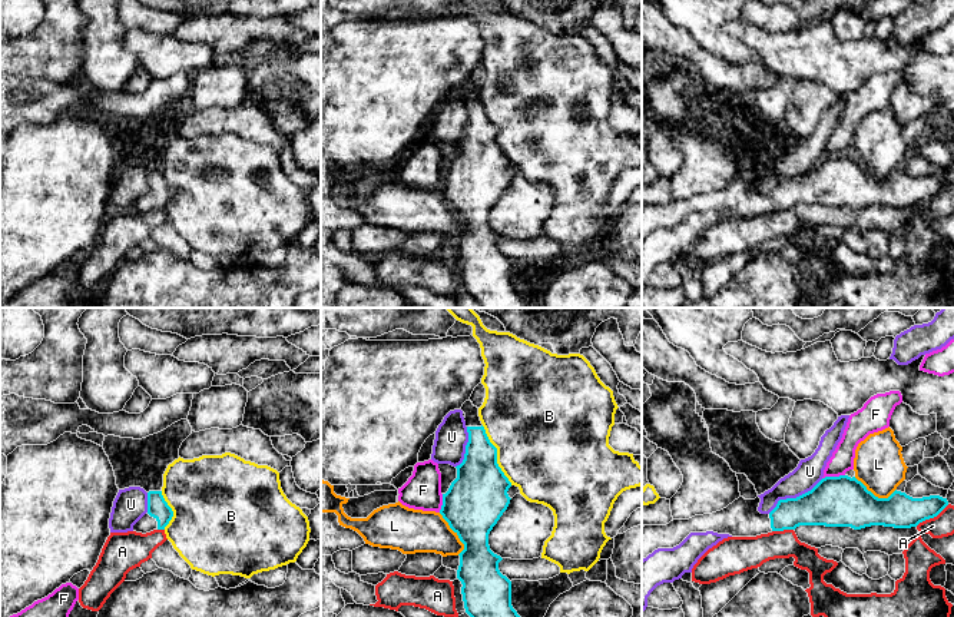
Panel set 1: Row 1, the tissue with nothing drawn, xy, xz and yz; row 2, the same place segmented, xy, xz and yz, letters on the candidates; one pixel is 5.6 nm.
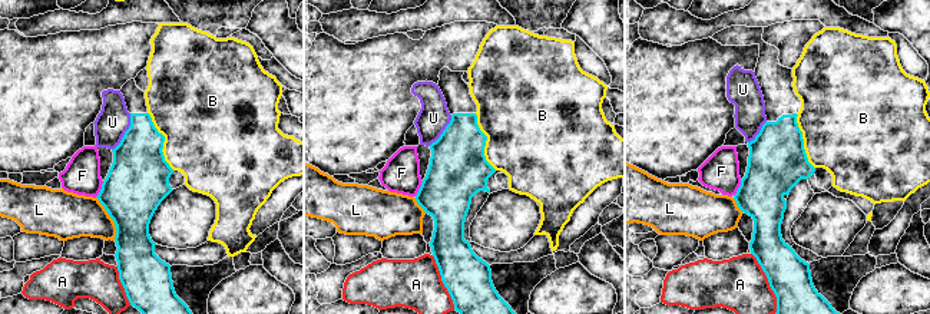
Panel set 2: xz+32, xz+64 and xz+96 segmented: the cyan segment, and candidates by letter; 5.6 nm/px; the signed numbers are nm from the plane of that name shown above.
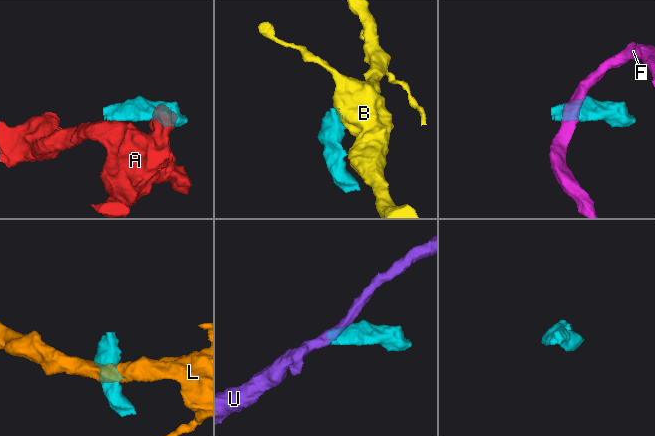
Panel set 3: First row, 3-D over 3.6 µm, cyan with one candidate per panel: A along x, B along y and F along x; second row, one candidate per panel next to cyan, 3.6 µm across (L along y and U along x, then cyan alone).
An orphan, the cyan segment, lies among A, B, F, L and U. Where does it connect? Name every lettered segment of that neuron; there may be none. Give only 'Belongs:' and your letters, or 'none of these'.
Belongs: none of these

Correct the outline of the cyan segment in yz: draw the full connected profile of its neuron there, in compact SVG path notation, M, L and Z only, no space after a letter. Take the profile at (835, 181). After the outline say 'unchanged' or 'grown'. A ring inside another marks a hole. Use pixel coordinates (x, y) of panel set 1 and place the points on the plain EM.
M848 155L825 156L811 170L796 178L779 179L769 193L758 190L759 182L759 176L739 176L712 193L673 199L666 205L645 205L642 239L657 228L679 225L690 212L756 216L799 205L911 208L937 196L948 185L947 178L940 175L912 178L897 169L888 178L878 178L861 160Z | grown

